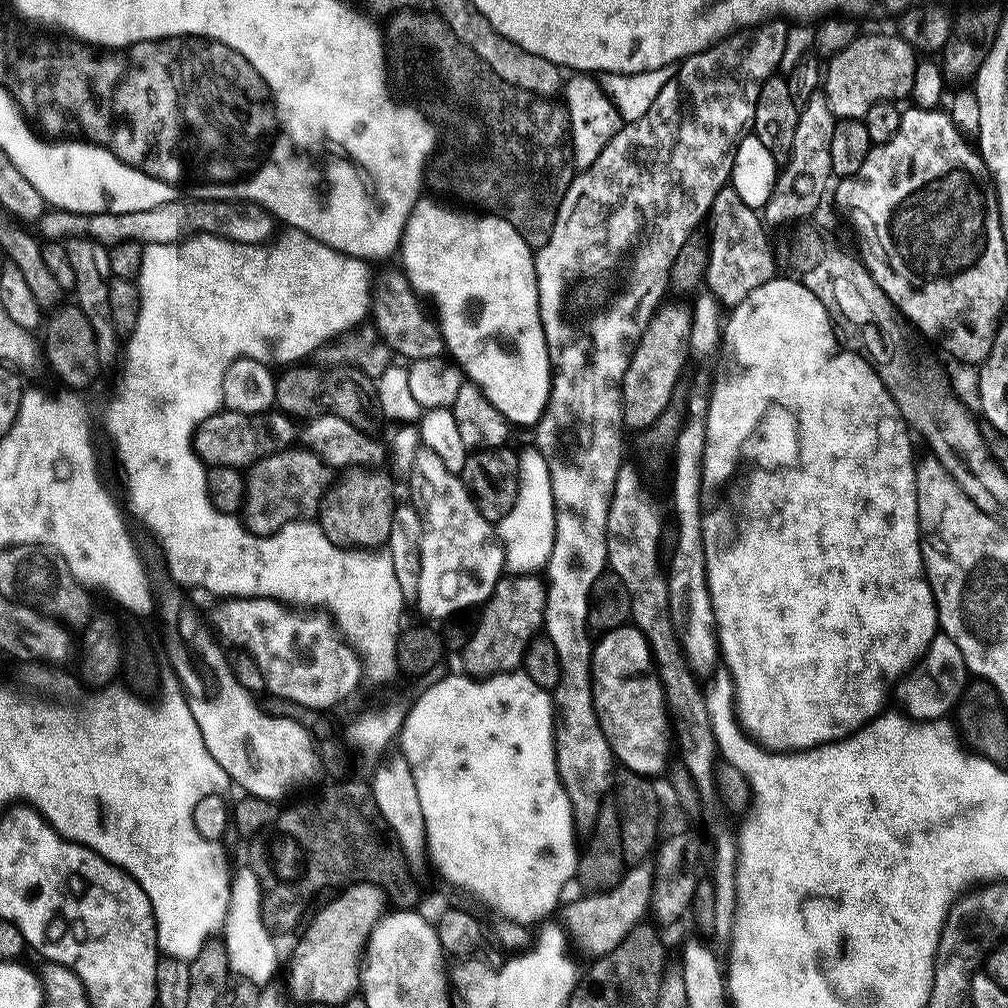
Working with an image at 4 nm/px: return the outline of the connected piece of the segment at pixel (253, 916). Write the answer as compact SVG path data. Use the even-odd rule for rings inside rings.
M247 866L235 869L231 884L230 900L227 906L227 918L224 923L224 941L227 956L230 958L232 973L239 979L248 980L256 987L263 987L275 976L278 962L278 950L275 939L265 928L261 919L264 894L260 890L254 872Z

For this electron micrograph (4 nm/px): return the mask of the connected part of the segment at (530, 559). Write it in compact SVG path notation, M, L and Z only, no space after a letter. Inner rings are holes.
M534 446L519 449L520 485L516 504L498 521L500 528L499 543L502 545L504 567L512 574L536 574L547 565L552 549L554 526L556 525L556 507L552 501L552 483L546 458Z

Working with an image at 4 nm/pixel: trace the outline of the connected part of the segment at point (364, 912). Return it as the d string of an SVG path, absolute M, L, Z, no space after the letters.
M361 882L350 884L339 894L333 896L336 897L309 922L304 937L297 942L296 949L292 952L292 966L288 974L290 986L288 985L288 988L293 1001L313 1000L316 1004L340 1006L345 1000L353 999L361 987L362 957L365 955L371 932L386 912L386 907L384 907L386 893L378 884Z

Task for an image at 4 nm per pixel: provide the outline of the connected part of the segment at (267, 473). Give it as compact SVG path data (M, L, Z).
M293 446L270 454L247 469L242 523L255 536L273 536L277 530L319 509L330 482L330 468L312 451Z

